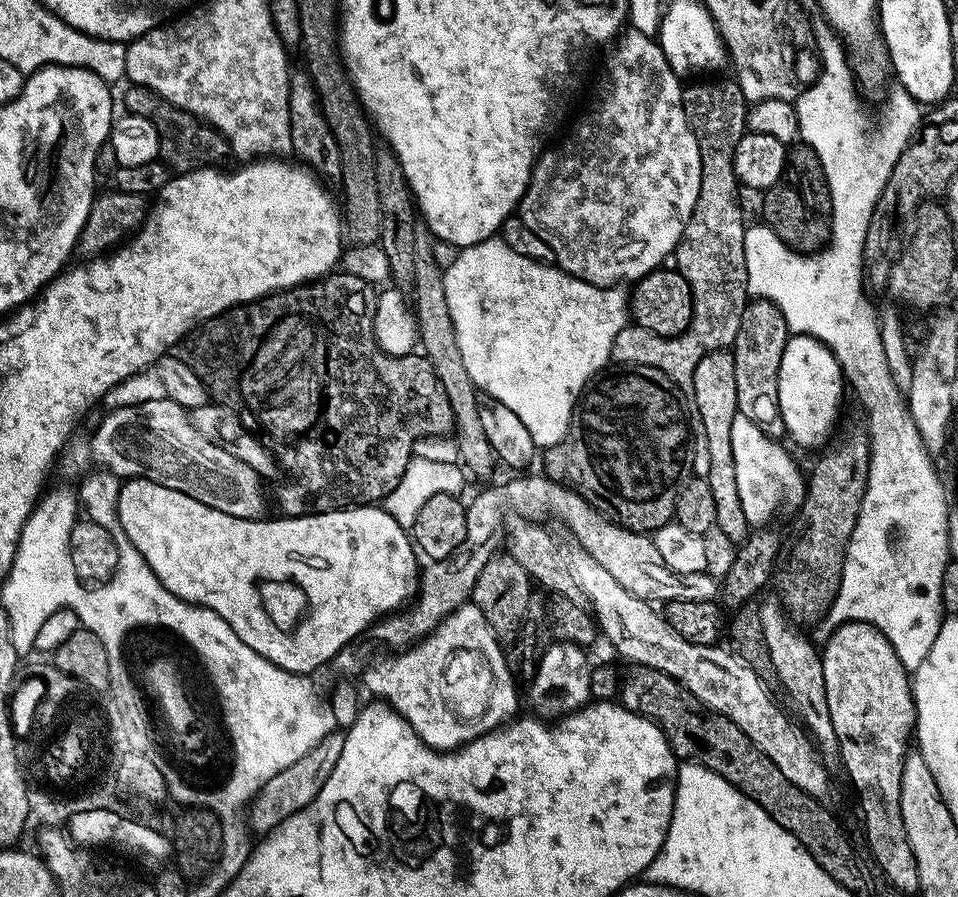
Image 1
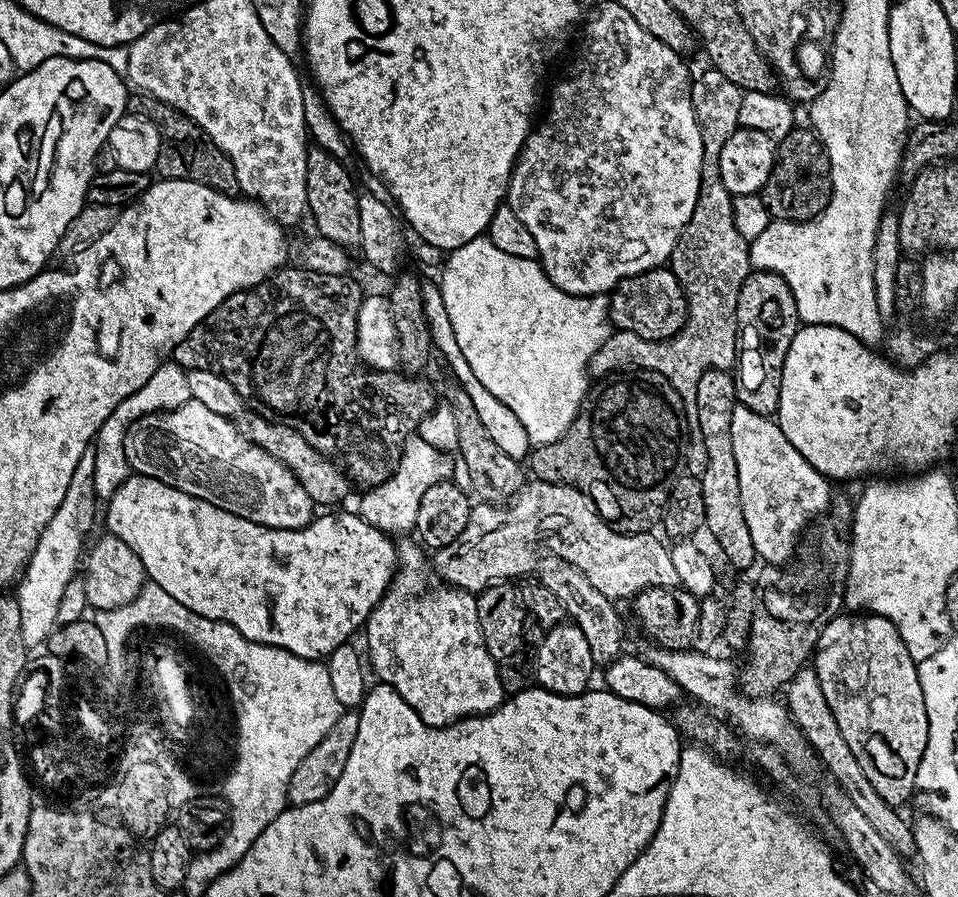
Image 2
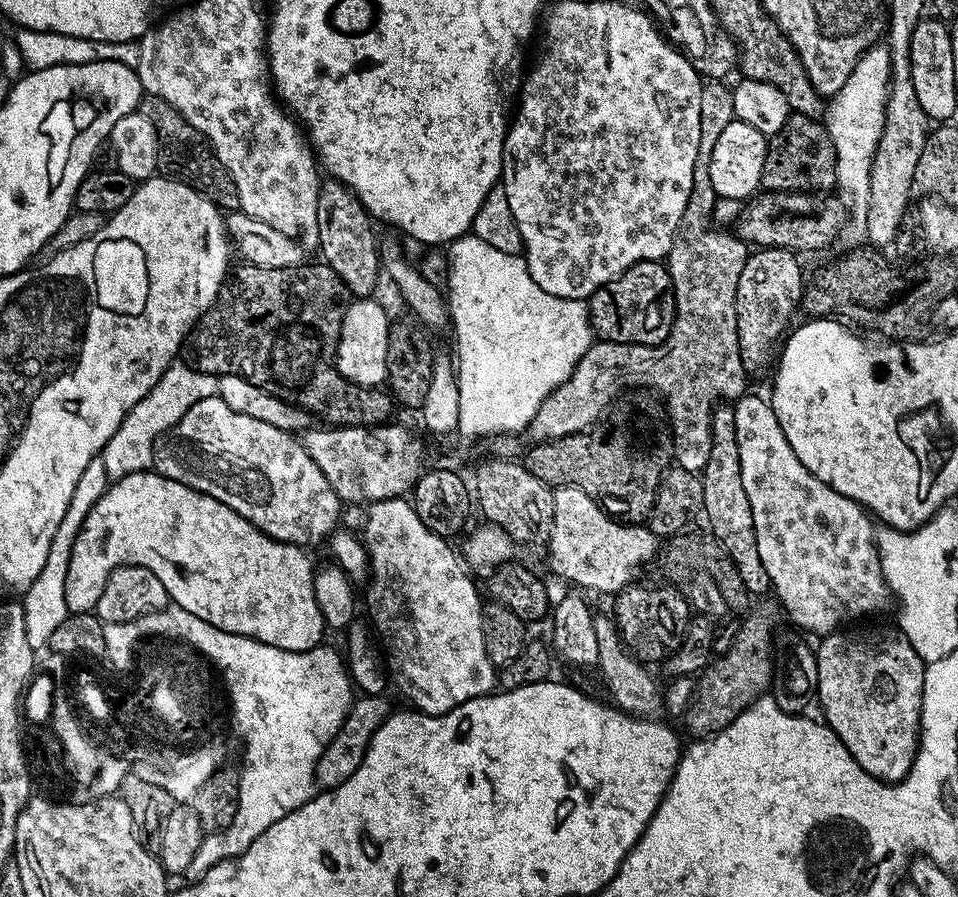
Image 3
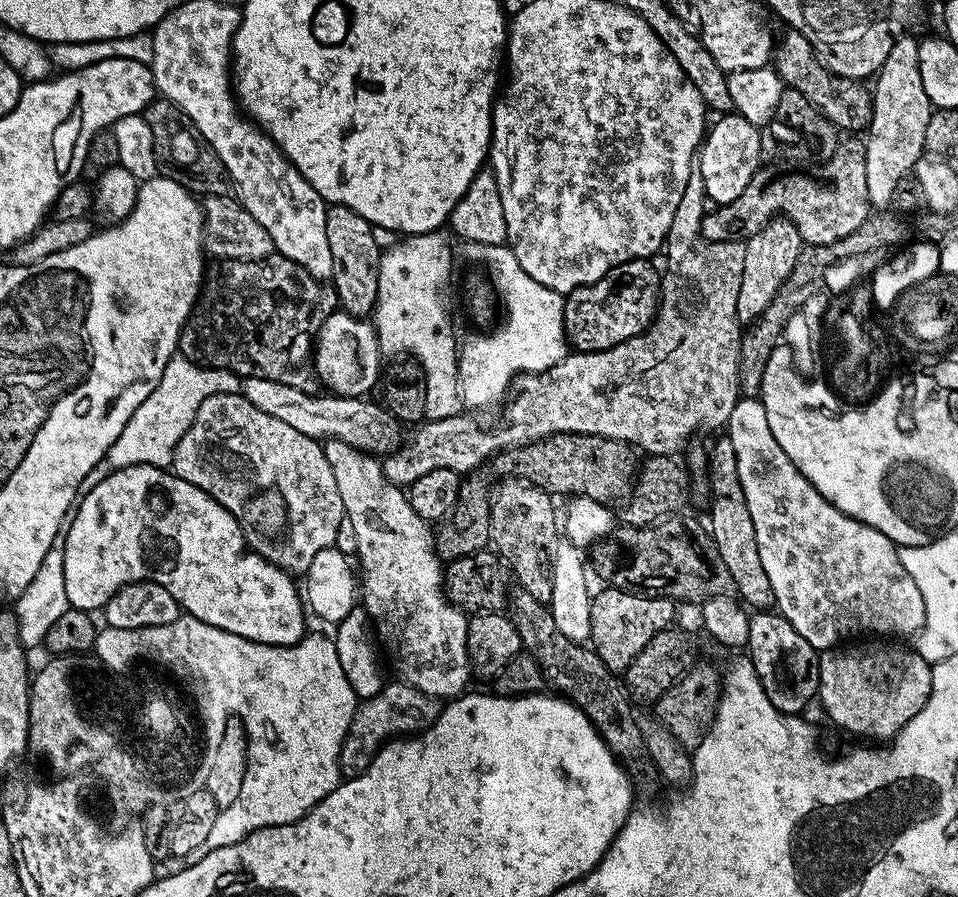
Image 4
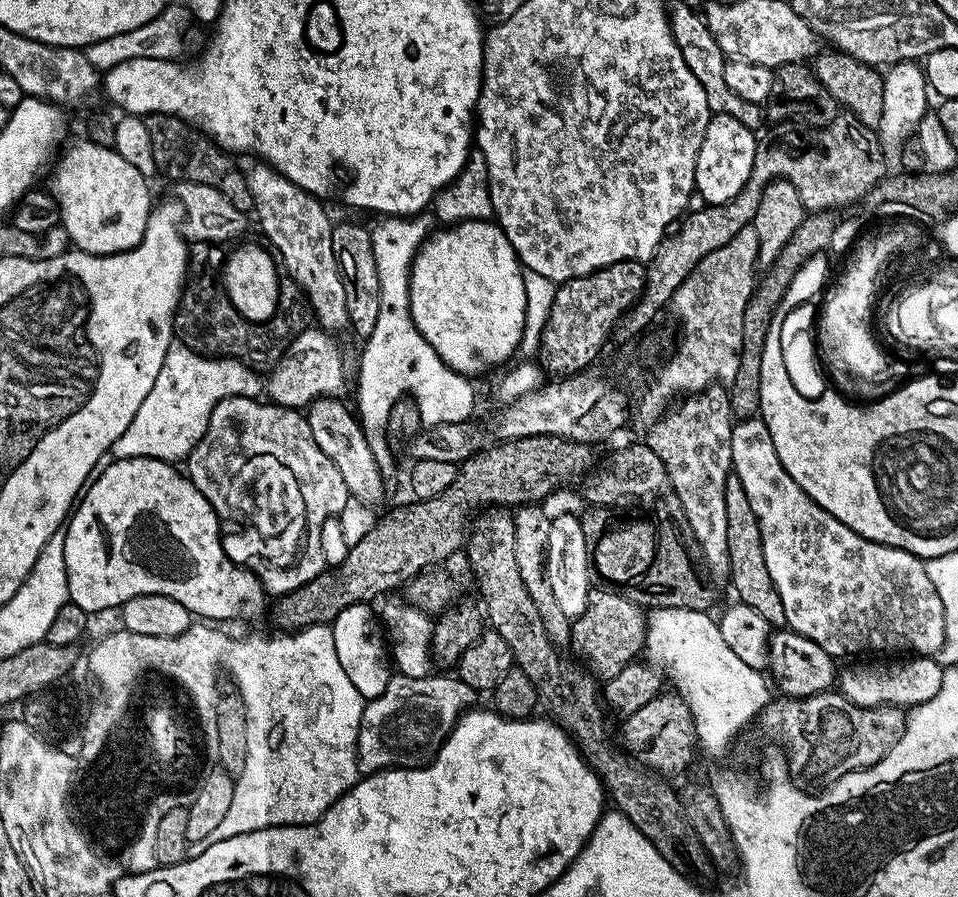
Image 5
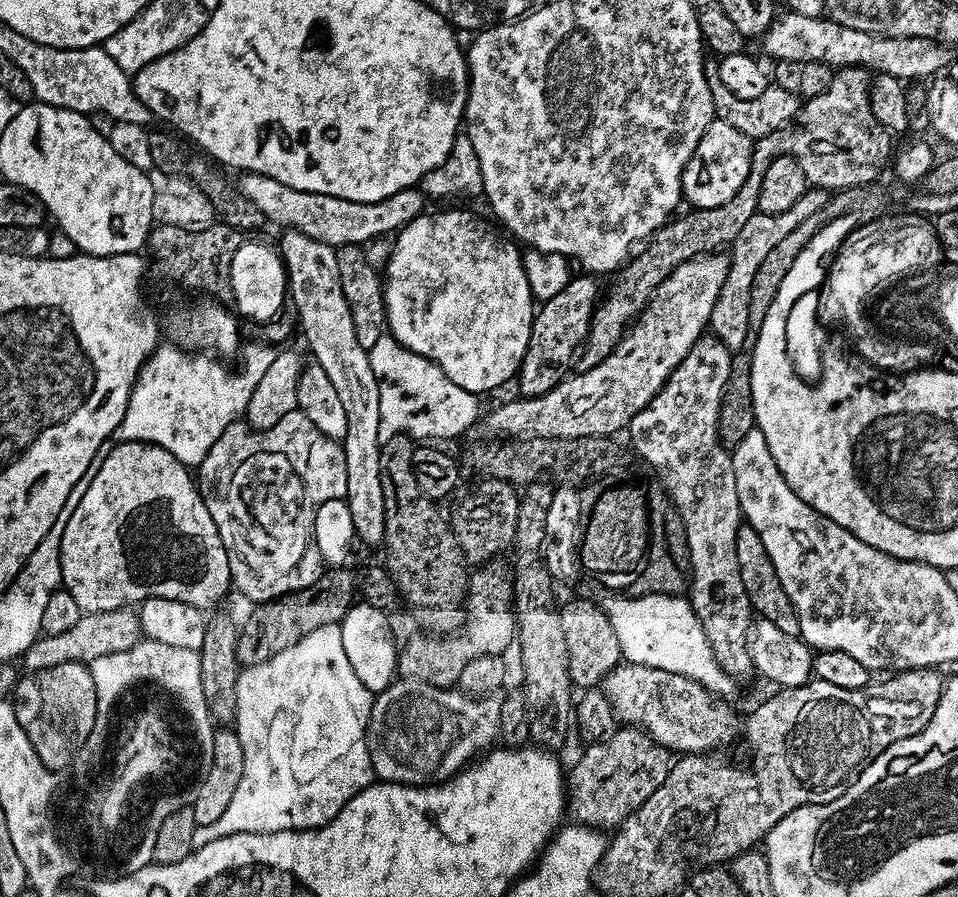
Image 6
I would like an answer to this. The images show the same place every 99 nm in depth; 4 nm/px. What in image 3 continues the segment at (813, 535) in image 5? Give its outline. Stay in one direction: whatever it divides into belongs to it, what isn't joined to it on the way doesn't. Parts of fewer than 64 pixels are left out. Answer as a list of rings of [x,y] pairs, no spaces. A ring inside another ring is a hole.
[[[745,394],[735,401],[733,408],[742,484],[754,514],[758,554],[761,555],[766,574],[770,575],[771,589],[773,593],[776,592],[781,606],[788,611],[789,618],[798,627],[817,632],[817,637],[823,638],[847,625],[844,624],[847,620],[882,611],[888,600],[890,604],[890,593],[876,549],[874,524],[867,511],[806,470],[782,433],[777,415],[765,397],[762,399]]]

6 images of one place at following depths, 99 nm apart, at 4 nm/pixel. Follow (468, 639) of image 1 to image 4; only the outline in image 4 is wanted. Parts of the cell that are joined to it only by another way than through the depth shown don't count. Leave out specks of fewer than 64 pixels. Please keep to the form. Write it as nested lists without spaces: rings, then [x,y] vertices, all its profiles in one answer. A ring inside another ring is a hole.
[[[333,438],[325,439],[322,447],[326,462],[330,462],[330,470],[334,470],[334,482],[338,482],[344,514],[350,516],[351,525],[354,526],[353,537],[357,539],[354,556],[357,561],[360,559],[359,571],[364,571],[362,607],[372,619],[379,643],[383,651],[384,648],[388,651],[388,660],[400,675],[397,677],[403,683],[422,690],[422,694],[427,696],[455,698],[461,695],[469,687],[468,679],[474,676],[472,666],[468,663],[466,646],[469,617],[448,599],[444,591],[446,568],[436,550],[429,521],[414,514],[414,506],[410,506],[405,489],[388,481],[384,465],[375,455],[361,452],[359,448]]]

